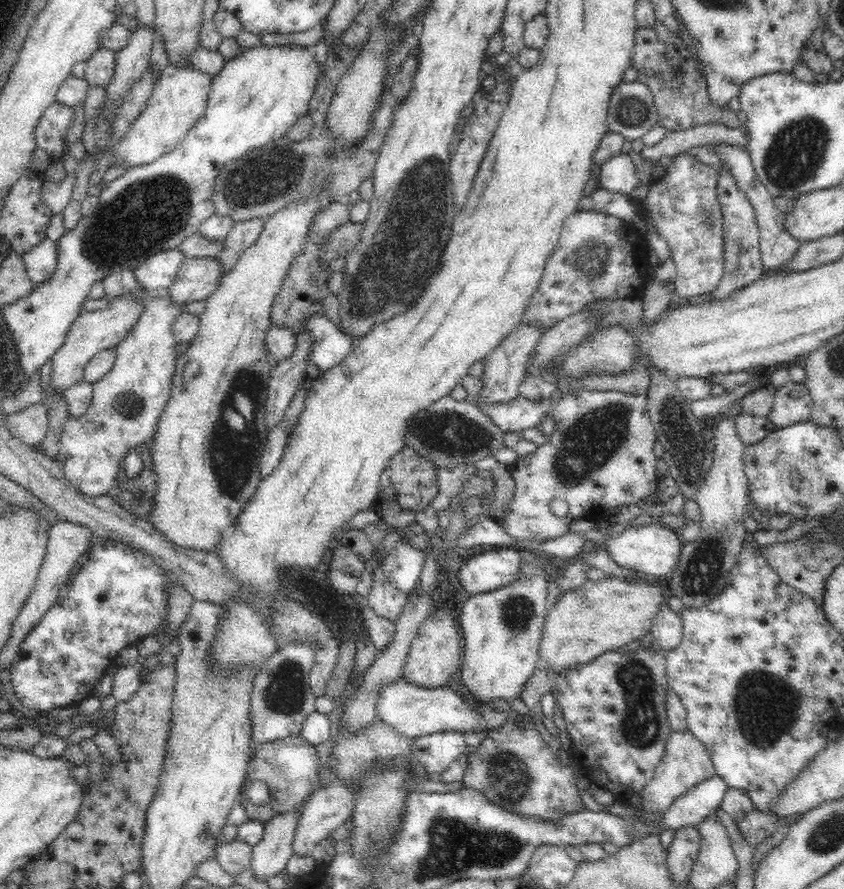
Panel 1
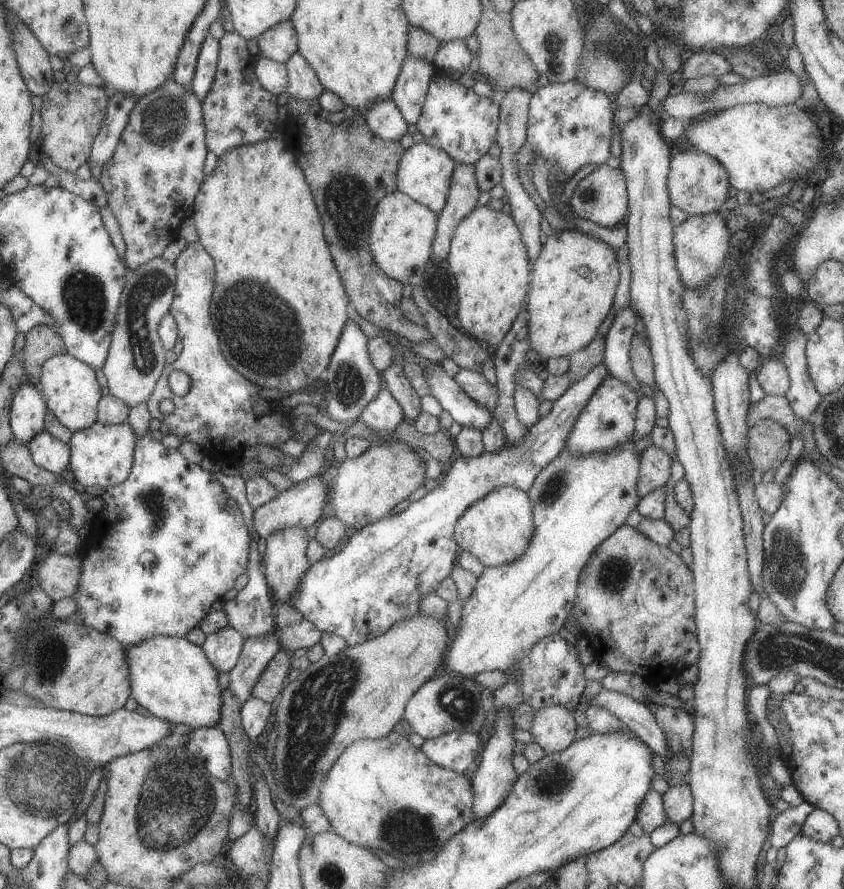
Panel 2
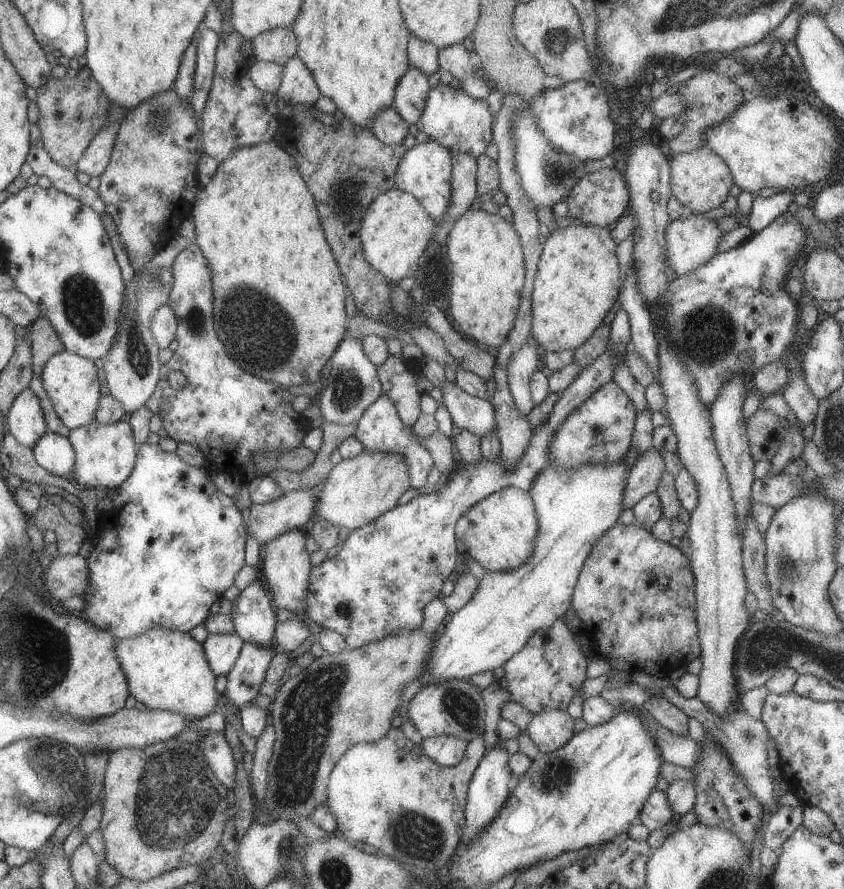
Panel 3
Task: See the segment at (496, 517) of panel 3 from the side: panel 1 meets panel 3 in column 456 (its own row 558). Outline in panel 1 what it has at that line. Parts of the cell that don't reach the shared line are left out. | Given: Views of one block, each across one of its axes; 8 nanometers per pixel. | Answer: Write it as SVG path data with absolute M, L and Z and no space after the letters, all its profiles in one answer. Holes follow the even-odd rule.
M530 547L520 551L522 570L503 588L490 593L470 596L459 614L464 638L462 648L462 682L471 700L479 706L492 706L496 711L506 710L512 698L520 697L524 684L538 666L538 644L548 604L548 574L543 570L537 553Z

